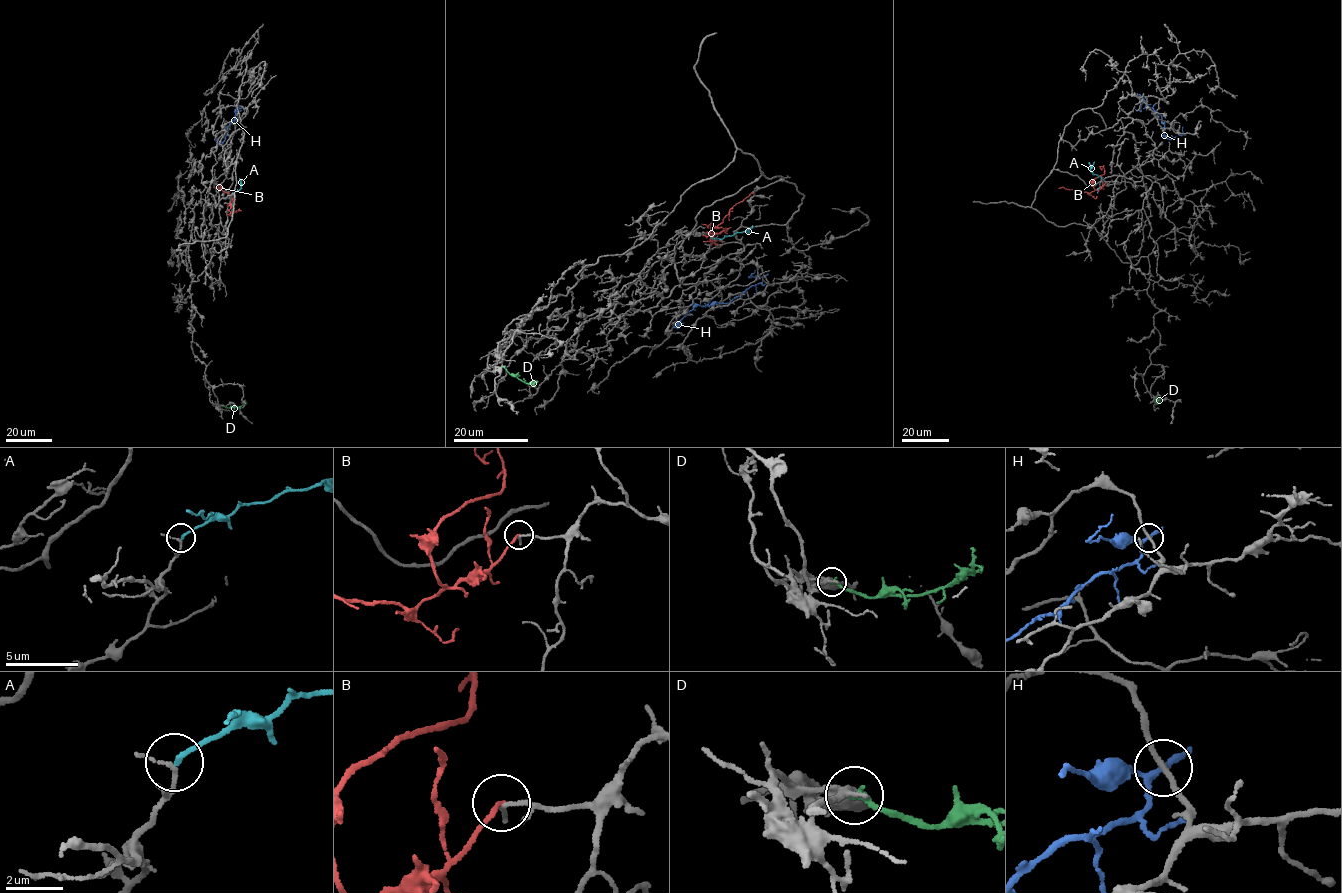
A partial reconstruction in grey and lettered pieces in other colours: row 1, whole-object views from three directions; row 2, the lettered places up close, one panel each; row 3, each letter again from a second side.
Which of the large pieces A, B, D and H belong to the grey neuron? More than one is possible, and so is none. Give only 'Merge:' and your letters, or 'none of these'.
Merge: A

